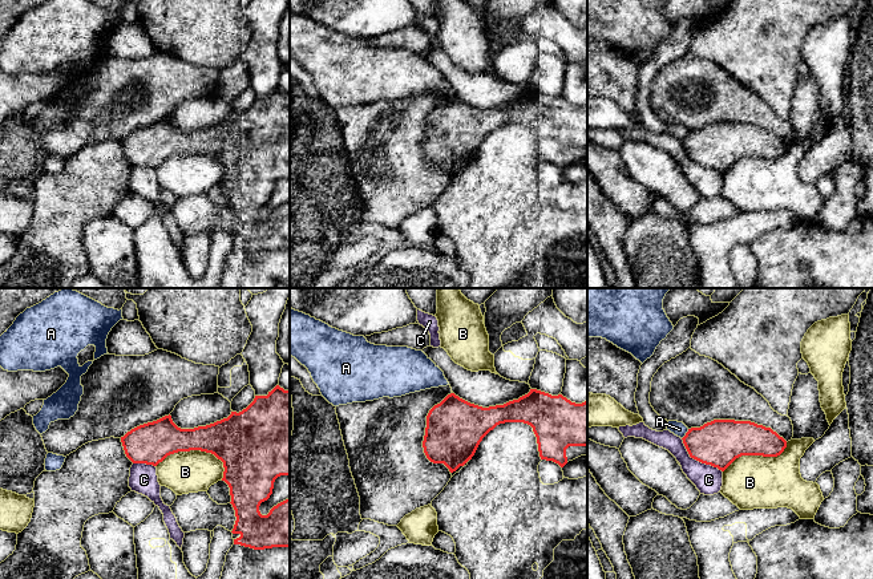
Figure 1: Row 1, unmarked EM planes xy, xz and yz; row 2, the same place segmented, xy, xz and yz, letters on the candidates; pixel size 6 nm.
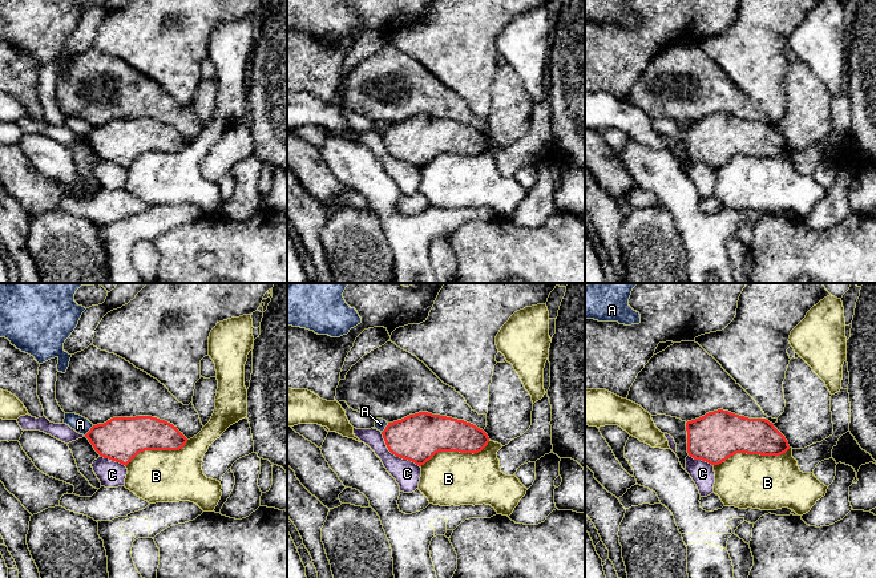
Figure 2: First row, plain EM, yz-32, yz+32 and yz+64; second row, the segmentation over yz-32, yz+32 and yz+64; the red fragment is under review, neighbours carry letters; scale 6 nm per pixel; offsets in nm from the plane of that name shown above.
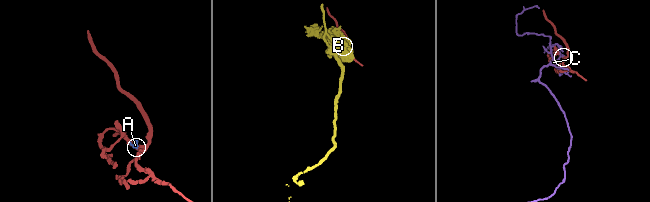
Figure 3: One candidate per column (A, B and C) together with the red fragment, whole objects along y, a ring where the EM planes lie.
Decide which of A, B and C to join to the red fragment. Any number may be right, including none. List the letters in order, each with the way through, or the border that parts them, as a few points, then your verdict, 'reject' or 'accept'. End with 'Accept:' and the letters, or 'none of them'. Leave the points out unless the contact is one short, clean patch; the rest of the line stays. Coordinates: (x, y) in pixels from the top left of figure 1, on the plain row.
A: along yz (688, 132), (682, 141) | reject
B: reject
C: reject
Accept: none of them

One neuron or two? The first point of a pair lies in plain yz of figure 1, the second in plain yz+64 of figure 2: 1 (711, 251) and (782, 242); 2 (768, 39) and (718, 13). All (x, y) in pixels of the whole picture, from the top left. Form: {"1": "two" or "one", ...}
{"1": "two", "2": "two"}

